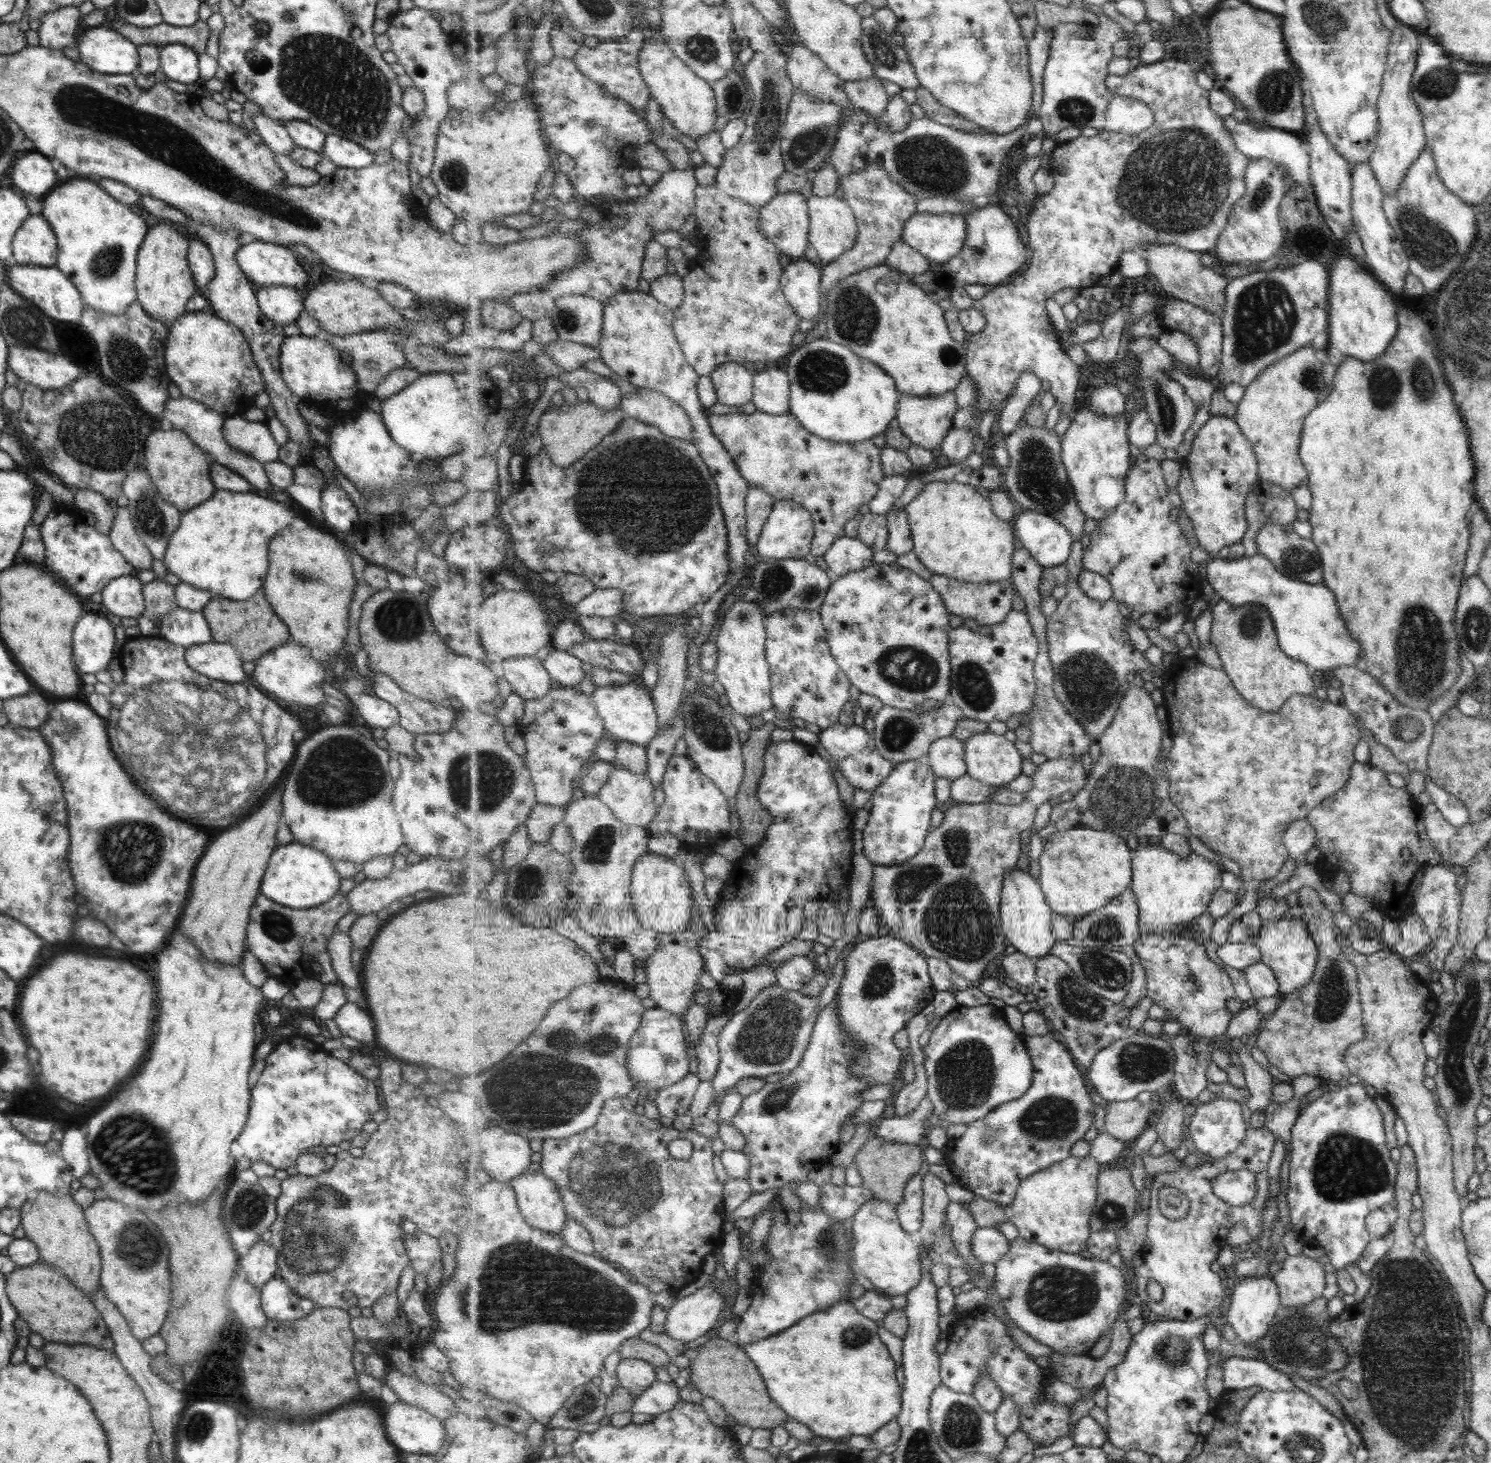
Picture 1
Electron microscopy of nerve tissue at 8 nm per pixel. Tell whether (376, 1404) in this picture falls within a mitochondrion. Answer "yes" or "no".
no

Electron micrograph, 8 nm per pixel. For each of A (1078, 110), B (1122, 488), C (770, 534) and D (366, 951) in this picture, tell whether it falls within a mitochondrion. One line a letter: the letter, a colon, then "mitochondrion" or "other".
A: mitochondrion
B: other
C: other
D: other

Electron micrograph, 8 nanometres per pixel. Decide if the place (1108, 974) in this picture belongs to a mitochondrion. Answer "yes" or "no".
yes

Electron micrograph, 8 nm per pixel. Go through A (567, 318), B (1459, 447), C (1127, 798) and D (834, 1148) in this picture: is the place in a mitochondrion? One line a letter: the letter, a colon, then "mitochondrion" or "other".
A: mitochondrion
B: other
C: mitochondrion
D: other

